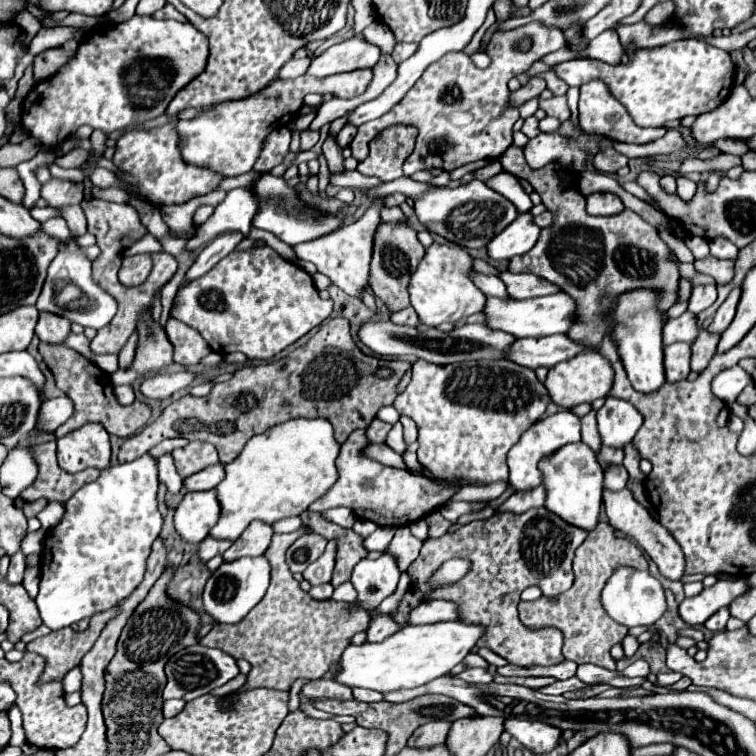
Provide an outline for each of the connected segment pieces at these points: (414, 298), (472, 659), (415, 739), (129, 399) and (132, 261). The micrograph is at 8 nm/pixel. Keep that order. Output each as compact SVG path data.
M433 243L431 247L425 249L425 255L409 283L411 305L419 315L419 323L429 327L437 327L445 321L461 323L465 317L483 311L485 295L471 283L469 271L471 271L471 255L465 249L439 243Z
M469 653L469 655L463 659L463 663L459 663L459 665L453 669L453 673L457 675L457 673L461 673L461 671L467 669L467 667L489 667L489 663L487 663L485 659L481 659L477 653Z
M431 721L431 723L425 723L425 725L421 725L413 733L413 737L409 739L407 745L409 747L417 747L417 749L427 749L427 747L441 745L447 739L449 727L451 727L449 721Z
M121 385L121 387L115 387L115 397L121 405L129 405L135 401L135 393L129 385Z
M149 253L125 257L125 259L123 259L123 265L121 265L121 269L119 269L119 279L121 279L121 283L127 285L127 287L141 285L141 283L149 277L151 267L153 267L153 261L151 261L151 255L149 255Z

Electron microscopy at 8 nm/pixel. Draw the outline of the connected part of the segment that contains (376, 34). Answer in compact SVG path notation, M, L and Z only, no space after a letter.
M376 20L366 27L363 35L369 43L378 46L383 53L391 54L396 44L393 33L380 20Z

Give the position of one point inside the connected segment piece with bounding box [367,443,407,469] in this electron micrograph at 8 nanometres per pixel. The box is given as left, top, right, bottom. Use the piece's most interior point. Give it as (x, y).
(382, 453)

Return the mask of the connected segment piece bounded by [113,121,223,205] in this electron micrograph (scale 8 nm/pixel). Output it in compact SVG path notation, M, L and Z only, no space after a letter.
M171 121L153 129L131 129L125 131L115 145L113 163L119 169L115 175L125 185L139 191L141 197L149 199L149 203L159 205L181 205L193 197L207 195L219 187L223 175L211 171L209 167L197 167L185 163L179 151L179 133L175 129L177 121Z

